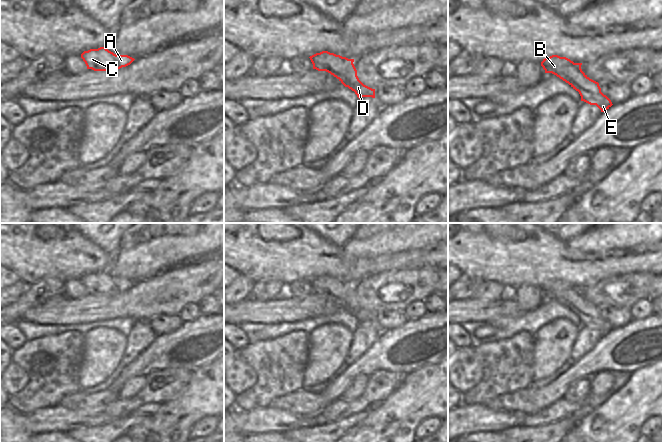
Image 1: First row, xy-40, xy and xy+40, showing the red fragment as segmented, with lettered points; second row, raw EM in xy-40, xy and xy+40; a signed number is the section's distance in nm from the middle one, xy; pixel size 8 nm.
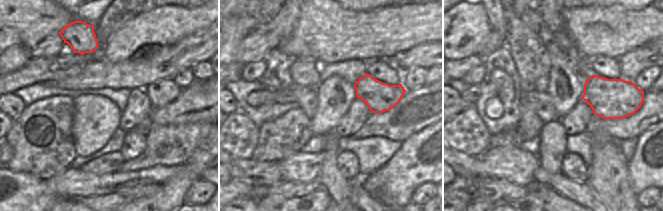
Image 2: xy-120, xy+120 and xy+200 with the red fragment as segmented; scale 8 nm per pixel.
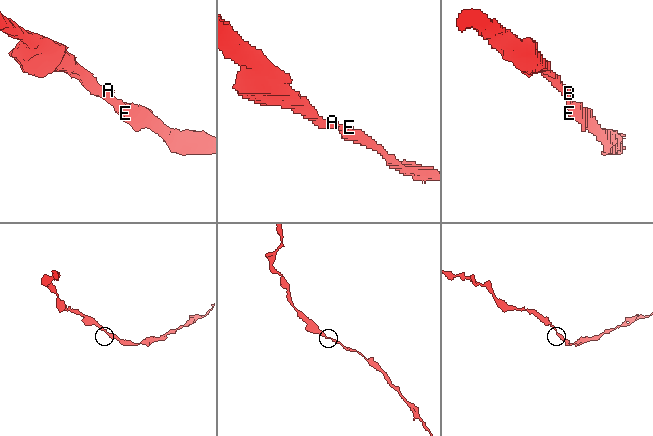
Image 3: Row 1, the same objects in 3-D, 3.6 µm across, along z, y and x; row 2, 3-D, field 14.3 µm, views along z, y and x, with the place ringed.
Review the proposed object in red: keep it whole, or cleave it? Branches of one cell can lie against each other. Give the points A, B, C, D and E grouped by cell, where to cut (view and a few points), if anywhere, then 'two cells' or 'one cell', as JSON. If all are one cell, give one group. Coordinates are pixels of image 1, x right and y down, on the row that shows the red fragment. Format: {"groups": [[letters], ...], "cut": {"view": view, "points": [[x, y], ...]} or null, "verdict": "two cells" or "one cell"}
{"groups": [["A", "B", "C", "D", "E"]], "cut": null, "verdict": "one cell"}

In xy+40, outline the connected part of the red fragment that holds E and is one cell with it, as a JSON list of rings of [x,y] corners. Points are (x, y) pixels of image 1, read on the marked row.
[[[552,55],[541,62],[545,73],[552,73],[568,83],[579,92],[581,101],[590,105],[596,105],[601,112],[609,109],[613,104],[611,100],[601,92],[599,83],[590,79],[581,69],[582,63],[574,63],[566,57]]]

